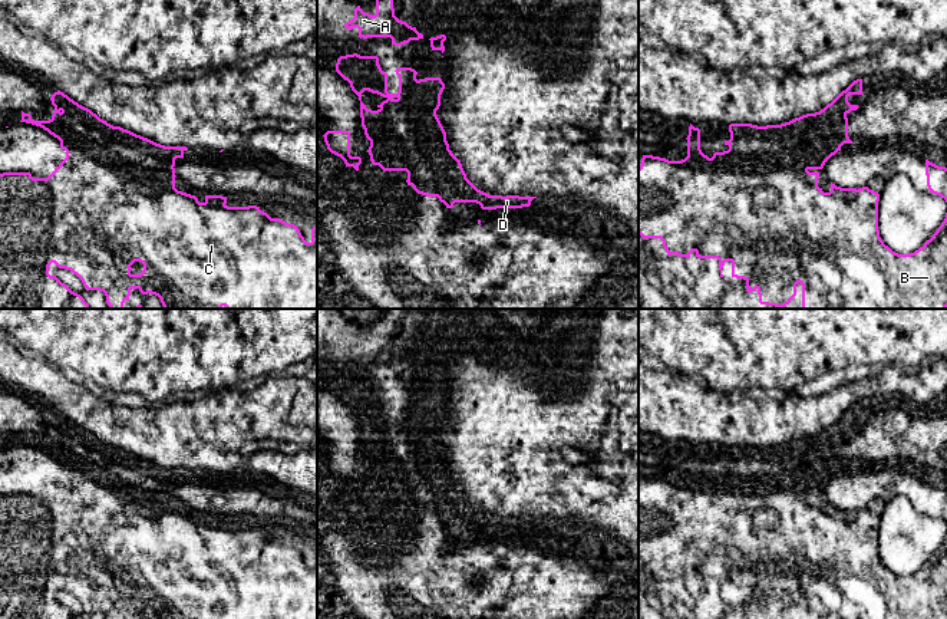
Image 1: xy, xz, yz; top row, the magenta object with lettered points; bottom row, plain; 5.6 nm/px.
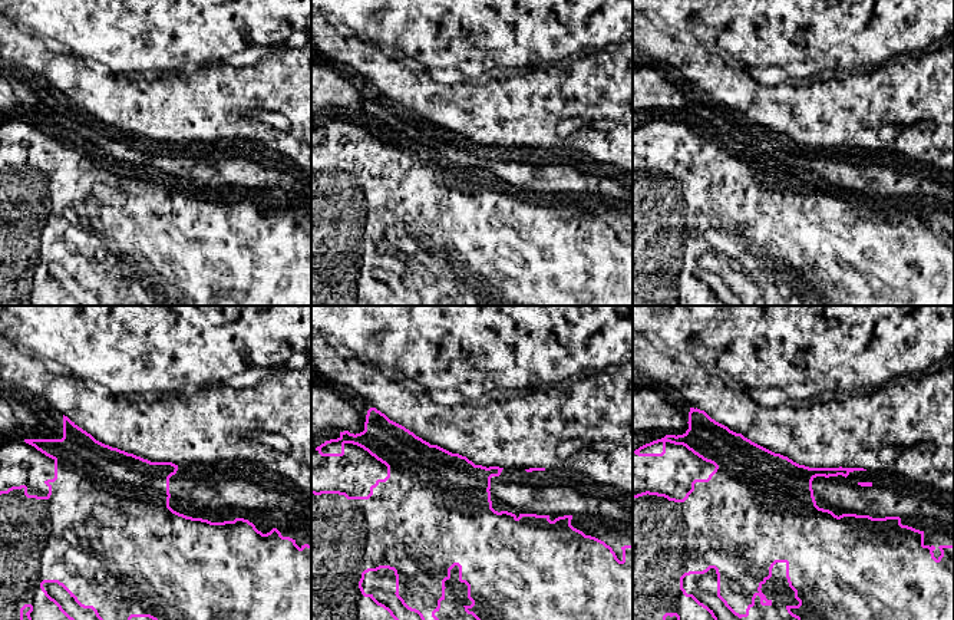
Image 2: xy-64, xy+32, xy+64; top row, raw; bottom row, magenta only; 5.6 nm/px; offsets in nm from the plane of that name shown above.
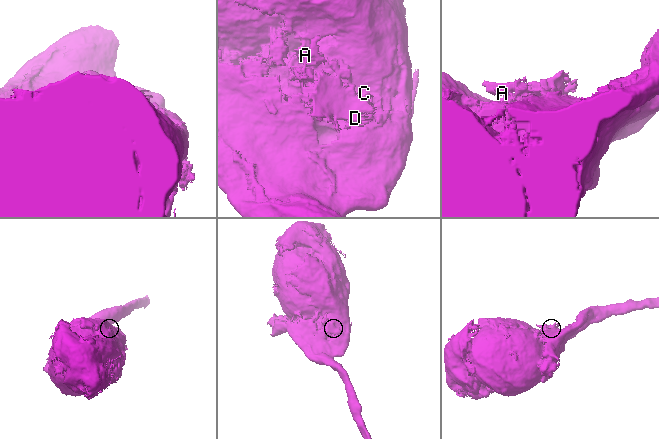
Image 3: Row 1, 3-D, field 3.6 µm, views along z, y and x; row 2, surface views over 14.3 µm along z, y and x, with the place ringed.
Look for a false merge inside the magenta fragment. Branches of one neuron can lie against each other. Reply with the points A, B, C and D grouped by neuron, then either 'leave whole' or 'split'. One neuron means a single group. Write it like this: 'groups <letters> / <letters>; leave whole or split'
groups A B C / D; split

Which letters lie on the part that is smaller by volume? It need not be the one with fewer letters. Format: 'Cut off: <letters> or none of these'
Cut off: D

